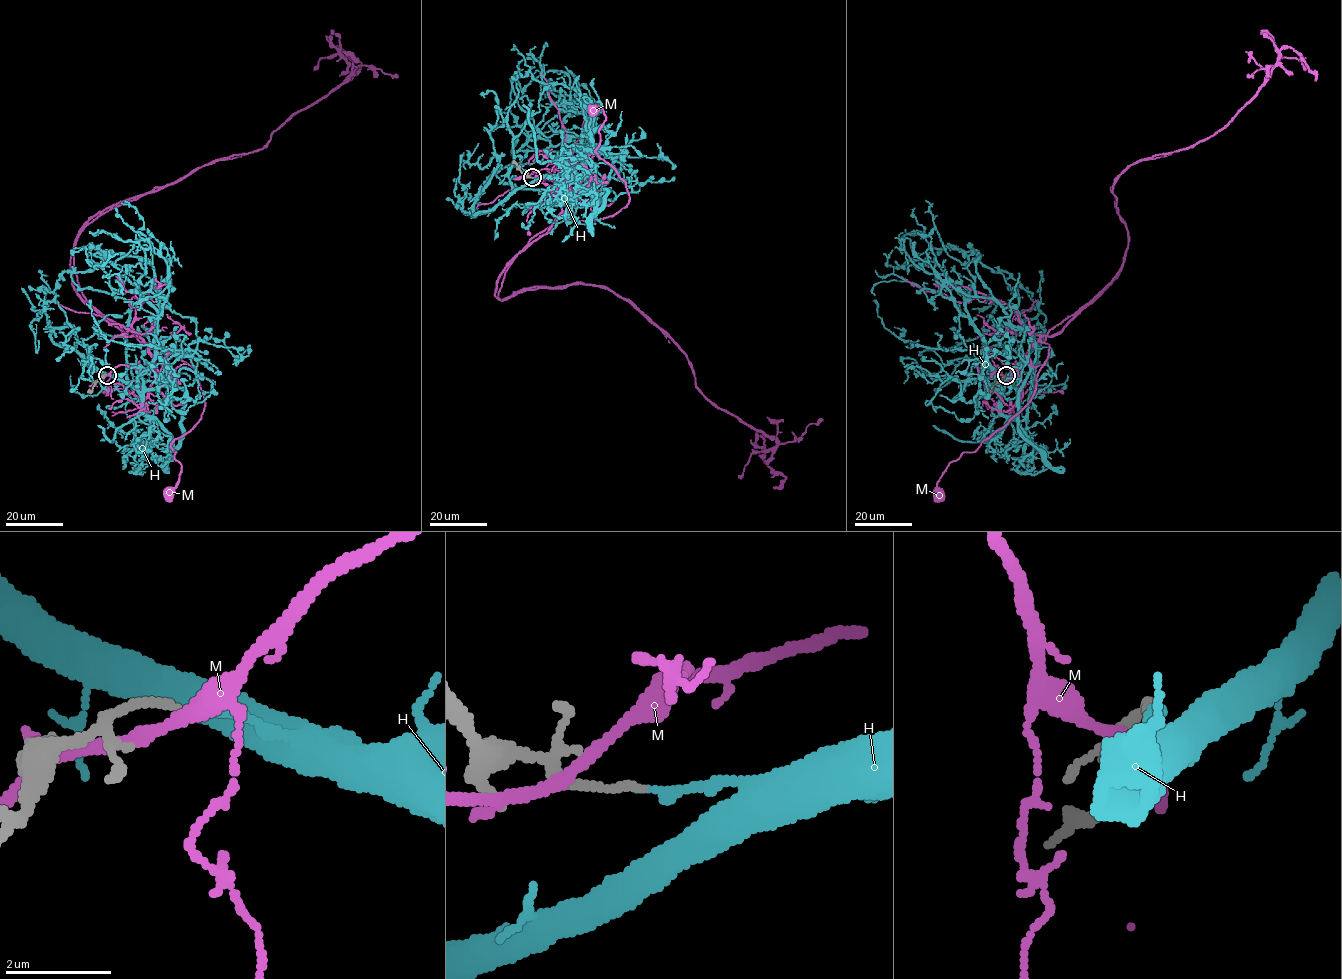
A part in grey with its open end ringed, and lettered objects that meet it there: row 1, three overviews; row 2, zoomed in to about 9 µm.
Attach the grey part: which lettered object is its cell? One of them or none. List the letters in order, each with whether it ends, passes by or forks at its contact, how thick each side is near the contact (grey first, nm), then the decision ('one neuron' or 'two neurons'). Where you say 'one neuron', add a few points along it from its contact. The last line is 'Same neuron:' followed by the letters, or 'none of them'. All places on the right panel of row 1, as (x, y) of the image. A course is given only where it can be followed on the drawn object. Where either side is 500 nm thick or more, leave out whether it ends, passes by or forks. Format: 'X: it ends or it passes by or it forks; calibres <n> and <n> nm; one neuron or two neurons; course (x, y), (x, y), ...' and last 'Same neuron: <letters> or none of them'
H: it ends; calibres 150 and 180 nm; one neuron; course (1006, 375), (1002, 392), (984, 338), (965, 308), (974, 282), (969, 255), (1030, 292), (1008, 285)
M: it passes by; calibres 140 and 240 nm; two neurons
Same neuron: H

